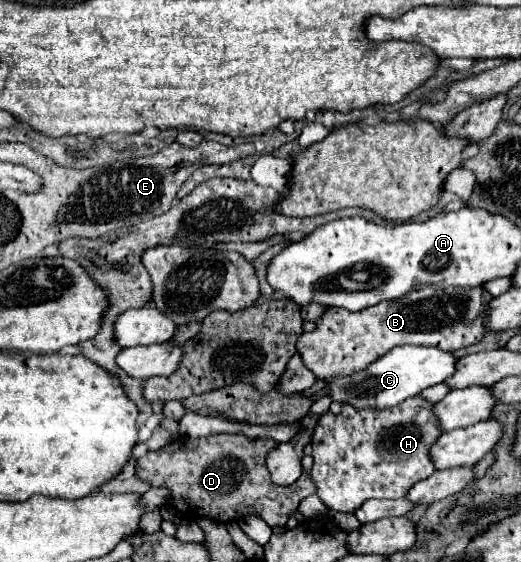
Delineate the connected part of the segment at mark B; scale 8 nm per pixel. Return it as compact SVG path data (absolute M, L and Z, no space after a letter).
M425 286L397 300L381 302L359 312L349 312L345 308L329 308L325 316L317 320L317 330L305 332L301 340L297 340L297 352L303 356L307 368L321 380L361 372L395 346L437 346L441 350L455 352L459 348L483 340L487 332L485 318L489 318L491 300L493 296L483 286Z

